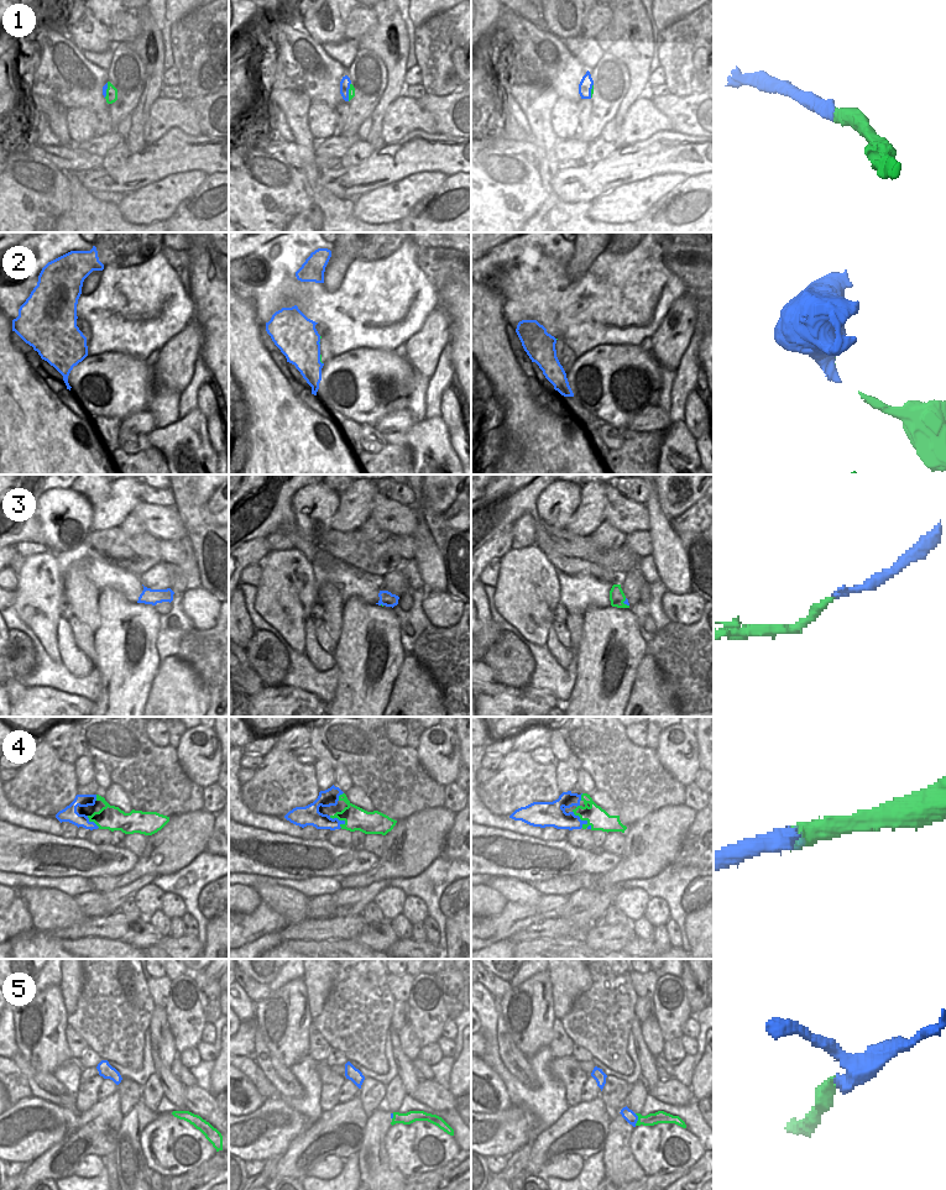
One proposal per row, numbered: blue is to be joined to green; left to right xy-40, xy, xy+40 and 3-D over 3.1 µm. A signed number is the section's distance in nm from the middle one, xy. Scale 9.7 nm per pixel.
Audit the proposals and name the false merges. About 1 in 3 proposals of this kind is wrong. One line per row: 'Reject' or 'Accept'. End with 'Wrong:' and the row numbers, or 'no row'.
1: Accept
2: Accept
3: Accept
4: Accept
5: Accept
Wrong: no row

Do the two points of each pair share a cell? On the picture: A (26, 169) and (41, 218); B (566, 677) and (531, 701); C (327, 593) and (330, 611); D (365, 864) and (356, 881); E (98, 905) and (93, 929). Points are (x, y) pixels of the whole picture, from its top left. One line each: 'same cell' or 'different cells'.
A: same cell
B: different cells
C: same cell
D: different cells
E: different cells

